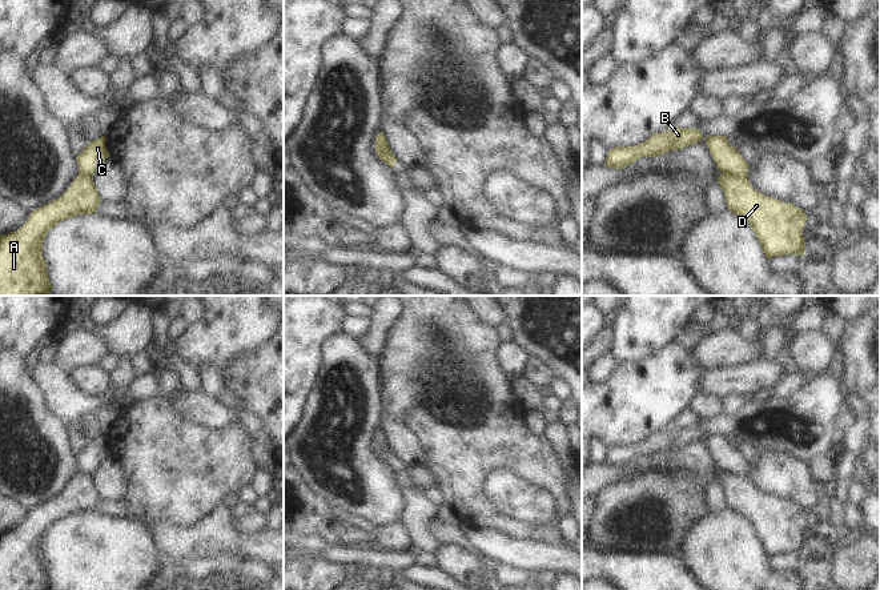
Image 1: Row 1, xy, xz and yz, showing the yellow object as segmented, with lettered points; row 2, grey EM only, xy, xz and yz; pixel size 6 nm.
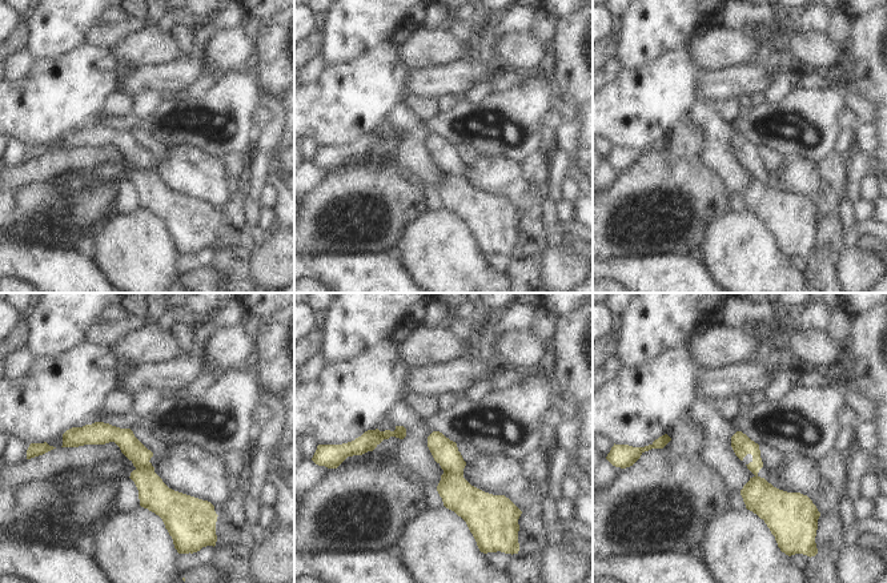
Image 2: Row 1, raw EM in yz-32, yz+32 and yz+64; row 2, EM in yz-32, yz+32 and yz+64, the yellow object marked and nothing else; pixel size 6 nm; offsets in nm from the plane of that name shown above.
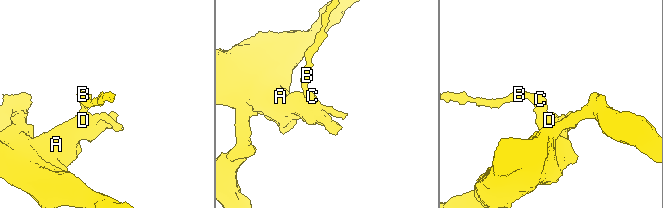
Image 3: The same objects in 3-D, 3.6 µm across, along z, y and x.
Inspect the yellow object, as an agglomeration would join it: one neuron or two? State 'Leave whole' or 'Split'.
Split.

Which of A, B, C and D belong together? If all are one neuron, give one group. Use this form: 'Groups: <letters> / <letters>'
Groups: A D / B C.

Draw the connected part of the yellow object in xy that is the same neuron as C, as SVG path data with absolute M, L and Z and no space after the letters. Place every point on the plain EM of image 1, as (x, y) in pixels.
M105 434L88 441L83 451L76 455L80 463L79 473L93 474L96 470L95 461L104 459L107 455L109 451L105 445Z

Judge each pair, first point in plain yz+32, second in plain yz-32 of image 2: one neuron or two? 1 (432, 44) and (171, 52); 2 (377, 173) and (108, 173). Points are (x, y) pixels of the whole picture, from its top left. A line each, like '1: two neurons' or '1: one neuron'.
1: one neuron
2: two neurons

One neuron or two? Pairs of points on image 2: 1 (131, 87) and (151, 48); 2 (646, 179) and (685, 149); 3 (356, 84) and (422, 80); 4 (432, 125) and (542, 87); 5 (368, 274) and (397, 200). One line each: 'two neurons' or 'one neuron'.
1: two neurons
2: one neuron
3: two neurons
4: one neuron
5: two neurons

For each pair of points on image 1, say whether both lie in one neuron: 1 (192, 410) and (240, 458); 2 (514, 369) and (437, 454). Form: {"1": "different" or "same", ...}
{"1": "different", "2": "different"}

